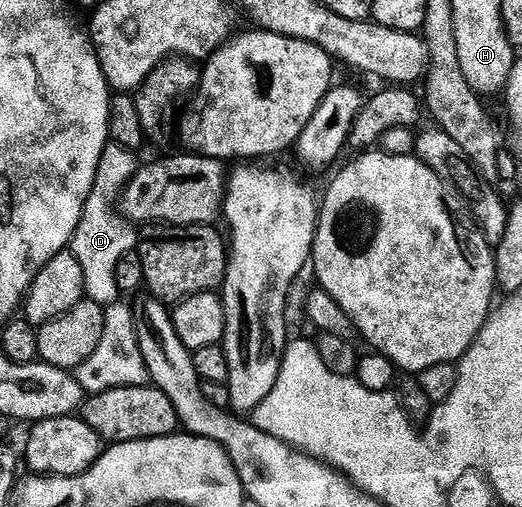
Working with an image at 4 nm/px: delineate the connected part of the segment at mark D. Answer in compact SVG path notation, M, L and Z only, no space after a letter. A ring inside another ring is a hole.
M114 143L107 144L105 151L101 155L101 163L97 167L95 186L89 195L89 199L85 203L83 218L77 227L77 231L71 236L69 252L77 259L77 263L81 263L81 275L85 275L85 287L83 288L83 292L86 300L96 301L98 305L104 307L116 304L116 302L120 300L121 292L117 287L117 265L127 252L133 252L137 249L141 240L140 234L138 232L135 234L134 231L131 230L134 228L132 228L122 216L117 215L116 209L117 202L120 200L123 190L126 189L128 183L135 178L135 170L137 168L135 157L136 154L132 152L132 150Z

